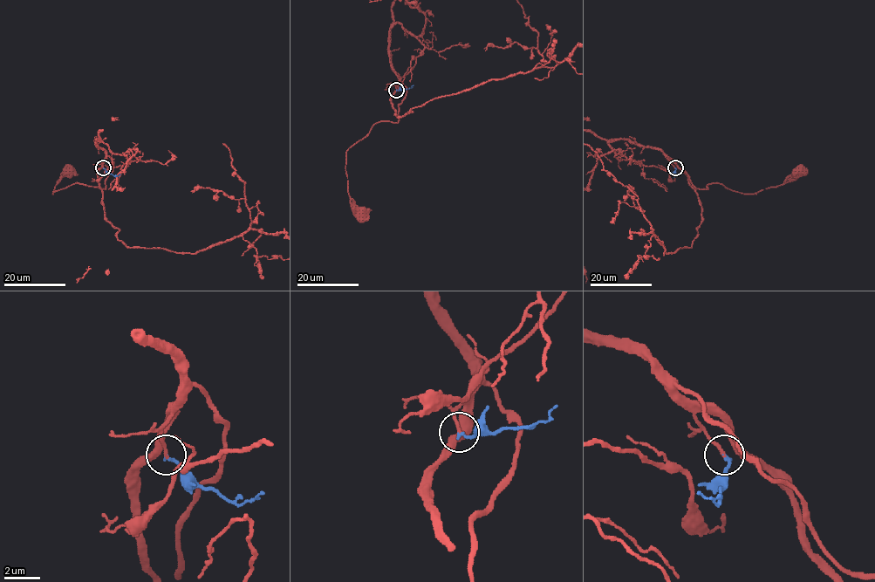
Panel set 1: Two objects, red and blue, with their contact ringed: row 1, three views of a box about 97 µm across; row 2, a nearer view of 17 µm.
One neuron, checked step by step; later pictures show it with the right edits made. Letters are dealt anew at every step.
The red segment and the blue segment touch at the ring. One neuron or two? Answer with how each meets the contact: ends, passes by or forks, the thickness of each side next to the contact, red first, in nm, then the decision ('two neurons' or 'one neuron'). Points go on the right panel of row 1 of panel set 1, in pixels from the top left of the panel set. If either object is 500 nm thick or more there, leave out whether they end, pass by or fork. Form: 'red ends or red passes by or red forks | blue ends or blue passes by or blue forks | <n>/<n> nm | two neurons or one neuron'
red ends | blue ends | 180/160 nm | one neuron

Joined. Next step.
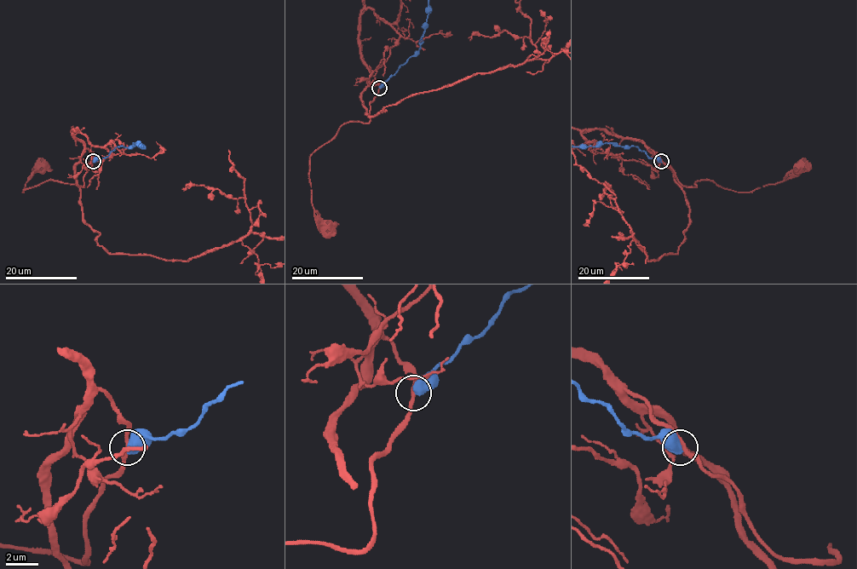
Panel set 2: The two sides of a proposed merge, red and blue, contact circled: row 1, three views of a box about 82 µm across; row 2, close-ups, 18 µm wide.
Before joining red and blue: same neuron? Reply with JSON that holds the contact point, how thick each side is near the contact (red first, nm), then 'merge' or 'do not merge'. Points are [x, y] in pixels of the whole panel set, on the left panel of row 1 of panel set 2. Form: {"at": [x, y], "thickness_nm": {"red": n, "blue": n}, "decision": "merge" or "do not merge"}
{"at": [93, 161], "thickness_nm": {"red": 220, "blue": 600}, "decision": "do not merge"}

